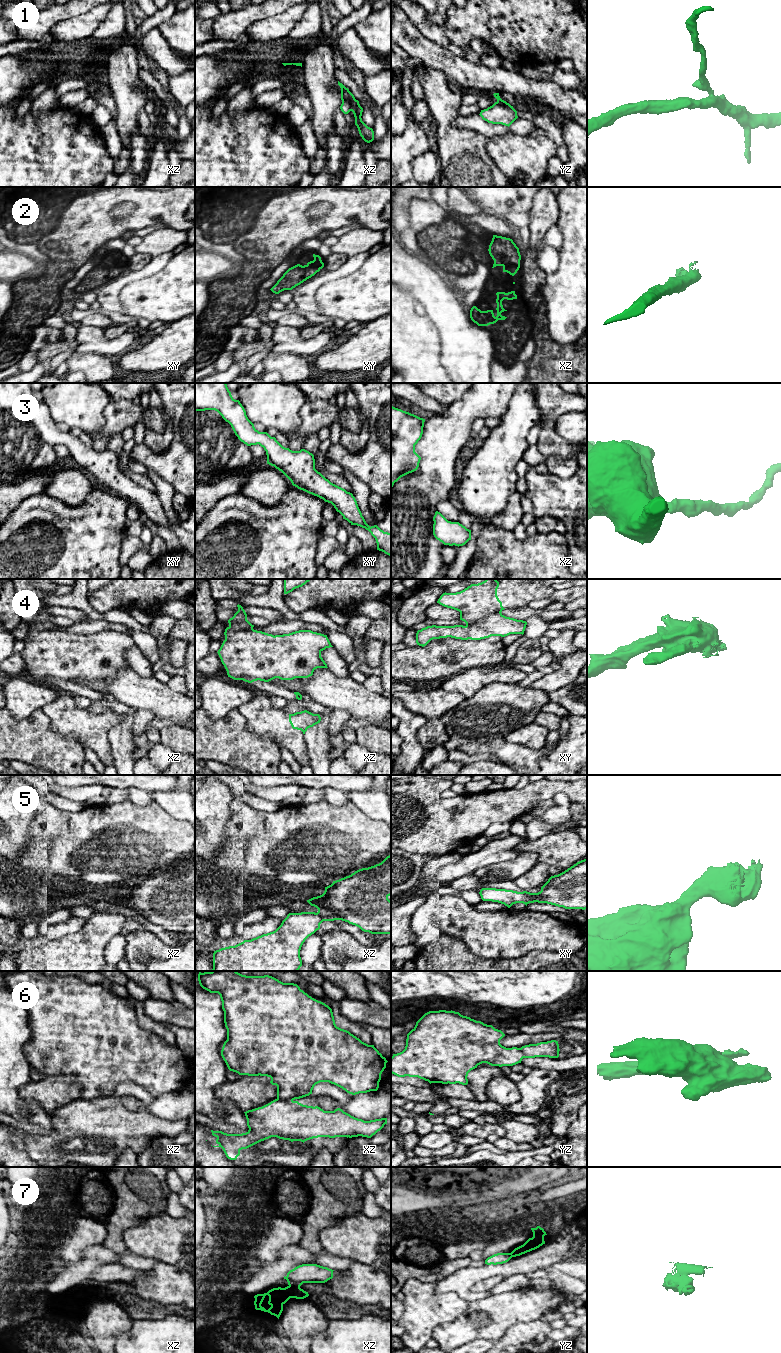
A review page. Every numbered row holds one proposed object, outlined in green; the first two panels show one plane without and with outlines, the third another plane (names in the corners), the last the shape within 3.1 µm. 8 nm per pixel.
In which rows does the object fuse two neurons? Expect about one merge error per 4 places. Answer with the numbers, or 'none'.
1, 6, 7

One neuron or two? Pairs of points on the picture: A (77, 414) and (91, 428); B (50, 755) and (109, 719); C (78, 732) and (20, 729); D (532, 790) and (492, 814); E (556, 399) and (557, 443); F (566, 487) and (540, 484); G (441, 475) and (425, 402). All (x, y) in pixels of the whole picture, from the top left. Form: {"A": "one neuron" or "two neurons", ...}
{"A": "one neuron", "B": "two neurons", "C": "two neurons", "D": "one neuron", "E": "one neuron", "F": "one neuron", "G": "two neurons"}

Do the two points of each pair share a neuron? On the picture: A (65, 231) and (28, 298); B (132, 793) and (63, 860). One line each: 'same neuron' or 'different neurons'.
A: same neuron
B: different neurons

